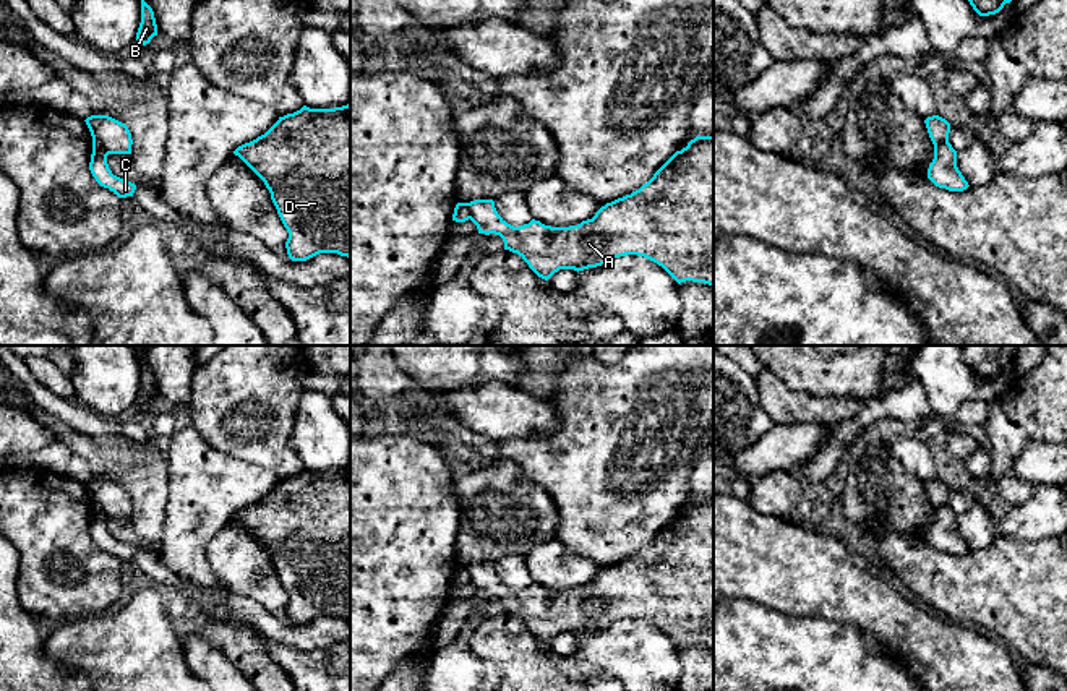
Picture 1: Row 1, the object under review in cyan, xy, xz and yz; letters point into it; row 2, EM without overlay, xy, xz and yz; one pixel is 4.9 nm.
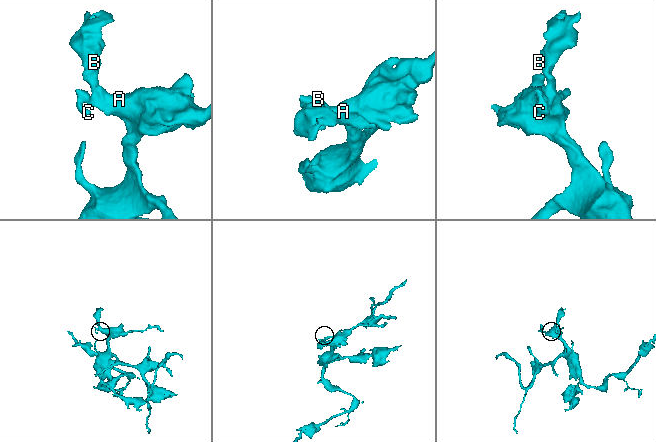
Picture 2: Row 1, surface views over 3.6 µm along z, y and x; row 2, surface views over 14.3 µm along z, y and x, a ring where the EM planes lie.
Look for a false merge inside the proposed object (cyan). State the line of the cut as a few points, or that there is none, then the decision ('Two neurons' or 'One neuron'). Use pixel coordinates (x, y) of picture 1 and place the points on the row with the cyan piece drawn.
Split along xy (93, 138), (109, 153). Two neurons

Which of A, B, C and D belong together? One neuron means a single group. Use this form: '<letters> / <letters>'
A B D / C

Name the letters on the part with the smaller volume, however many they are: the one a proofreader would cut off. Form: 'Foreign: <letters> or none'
Foreign: C

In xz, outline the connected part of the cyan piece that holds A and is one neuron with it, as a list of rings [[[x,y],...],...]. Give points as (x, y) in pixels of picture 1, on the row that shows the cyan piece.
[[[696,136],[686,148],[676,151],[639,190],[606,203],[592,219],[577,225],[551,227],[532,219],[529,224],[514,227],[498,214],[493,200],[475,200],[465,204],[478,234],[499,235],[504,250],[517,253],[545,281],[559,269],[579,273],[606,264],[619,256],[637,255],[662,266],[678,284],[692,281],[713,287],[713,136]]]

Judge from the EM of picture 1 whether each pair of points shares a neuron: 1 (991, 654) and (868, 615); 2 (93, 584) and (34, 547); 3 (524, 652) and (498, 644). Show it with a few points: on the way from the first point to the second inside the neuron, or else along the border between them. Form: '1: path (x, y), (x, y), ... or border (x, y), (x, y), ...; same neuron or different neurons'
1: path (960, 654), (941, 654), (923, 639), (899, 626); same neuron
2: path (88, 566), (67, 545), (52, 547); same neuron
3: path (518, 652), (509, 644), (505, 644); same neuron

